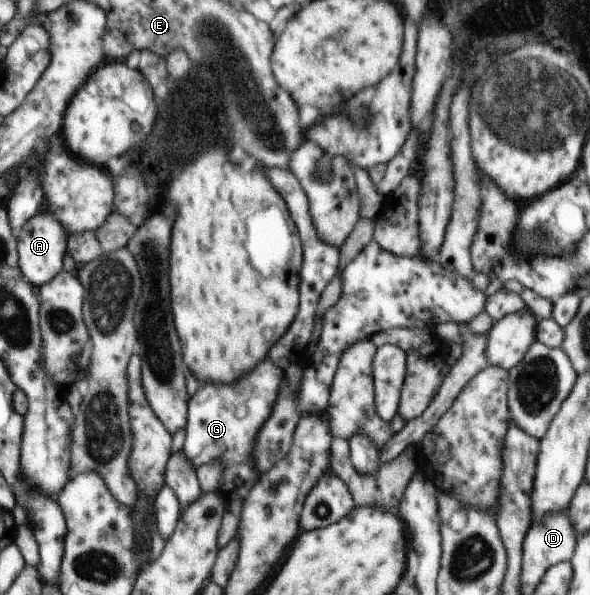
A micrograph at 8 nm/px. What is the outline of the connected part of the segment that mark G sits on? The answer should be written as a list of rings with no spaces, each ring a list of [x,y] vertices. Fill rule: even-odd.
[[[272,361],[260,363],[252,373],[236,381],[236,385],[202,385],[187,402],[186,440],[182,451],[194,467],[220,462],[223,478],[216,495],[222,500],[224,513],[222,529],[218,535],[218,547],[222,549],[234,535],[240,523],[240,509],[259,479],[259,471],[254,467],[252,449],[256,445],[256,435],[260,427],[272,413],[272,405],[278,397],[278,389],[284,381],[284,373]]]

